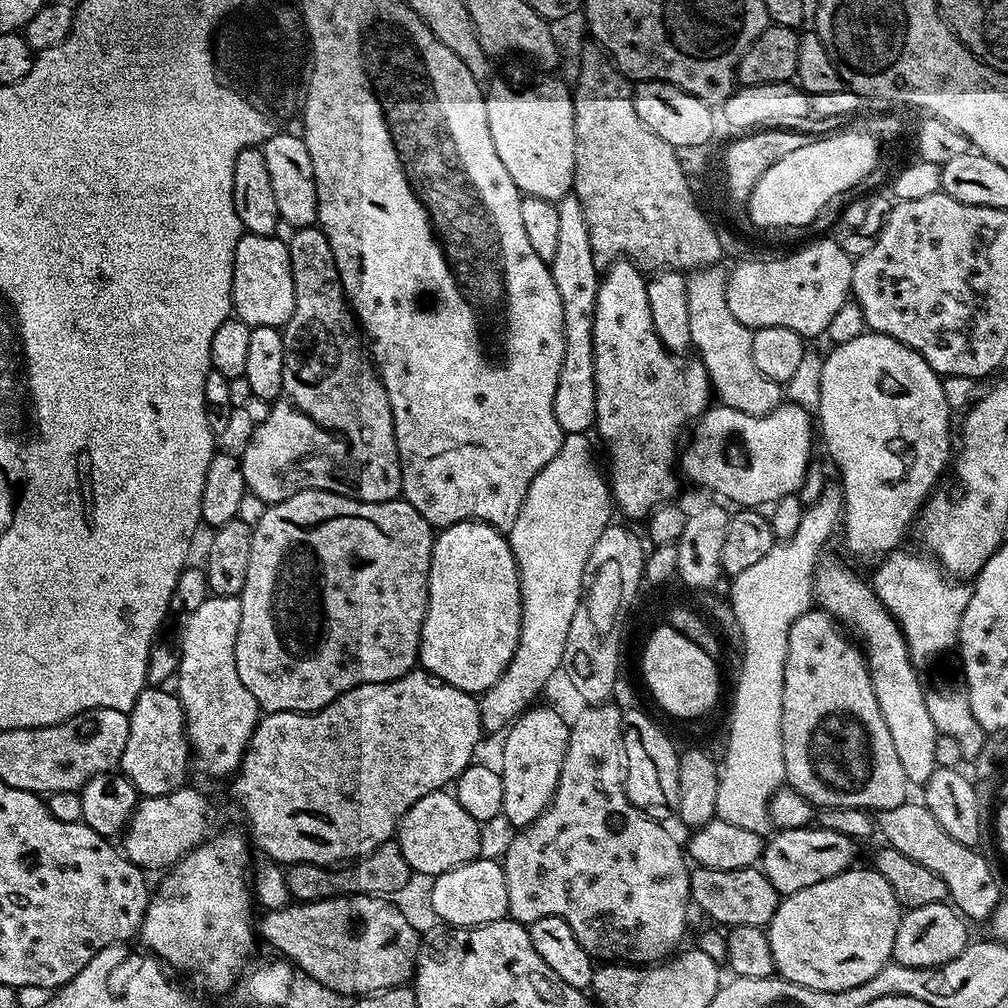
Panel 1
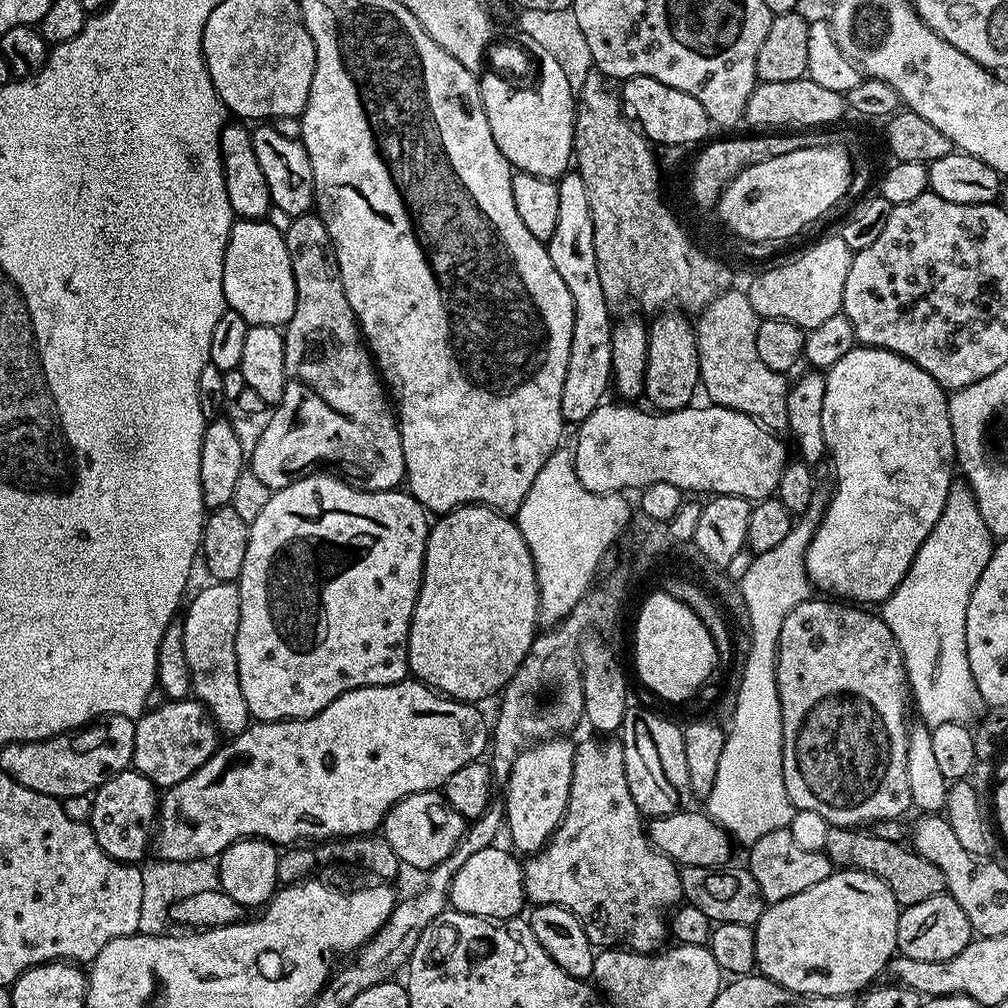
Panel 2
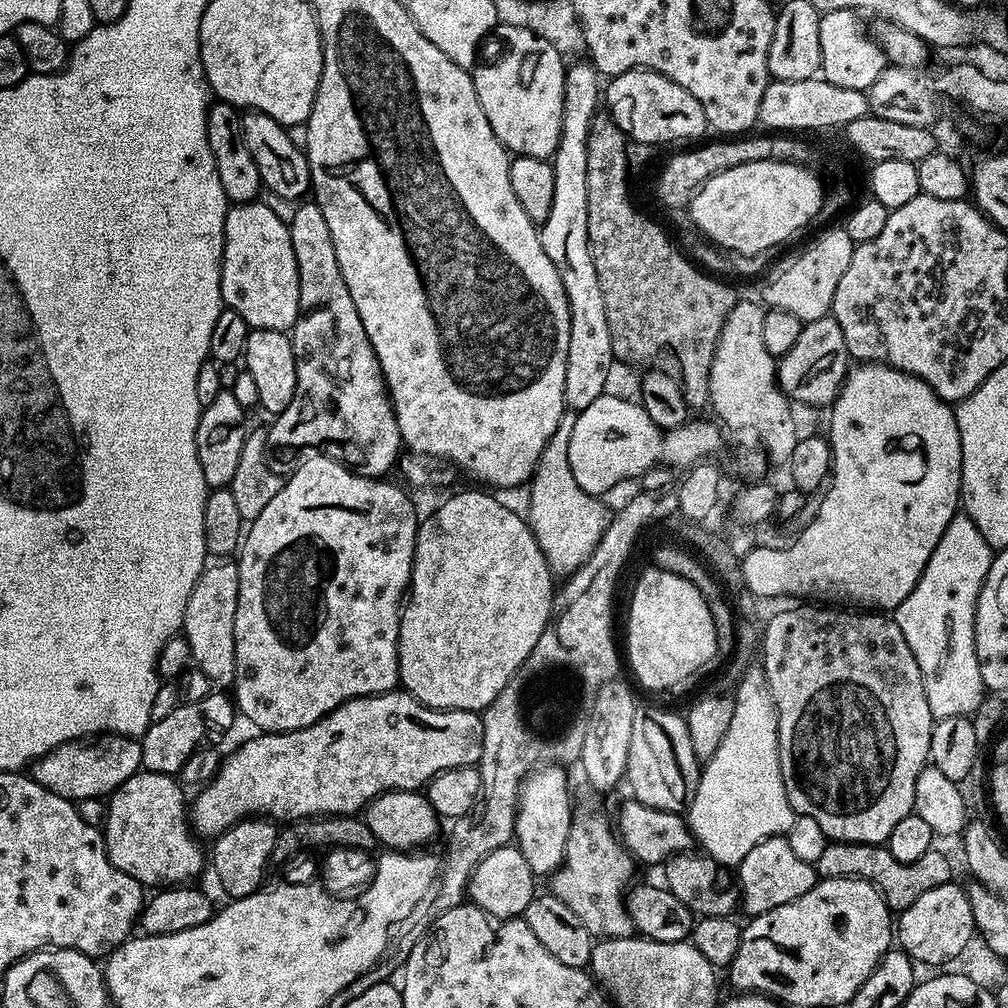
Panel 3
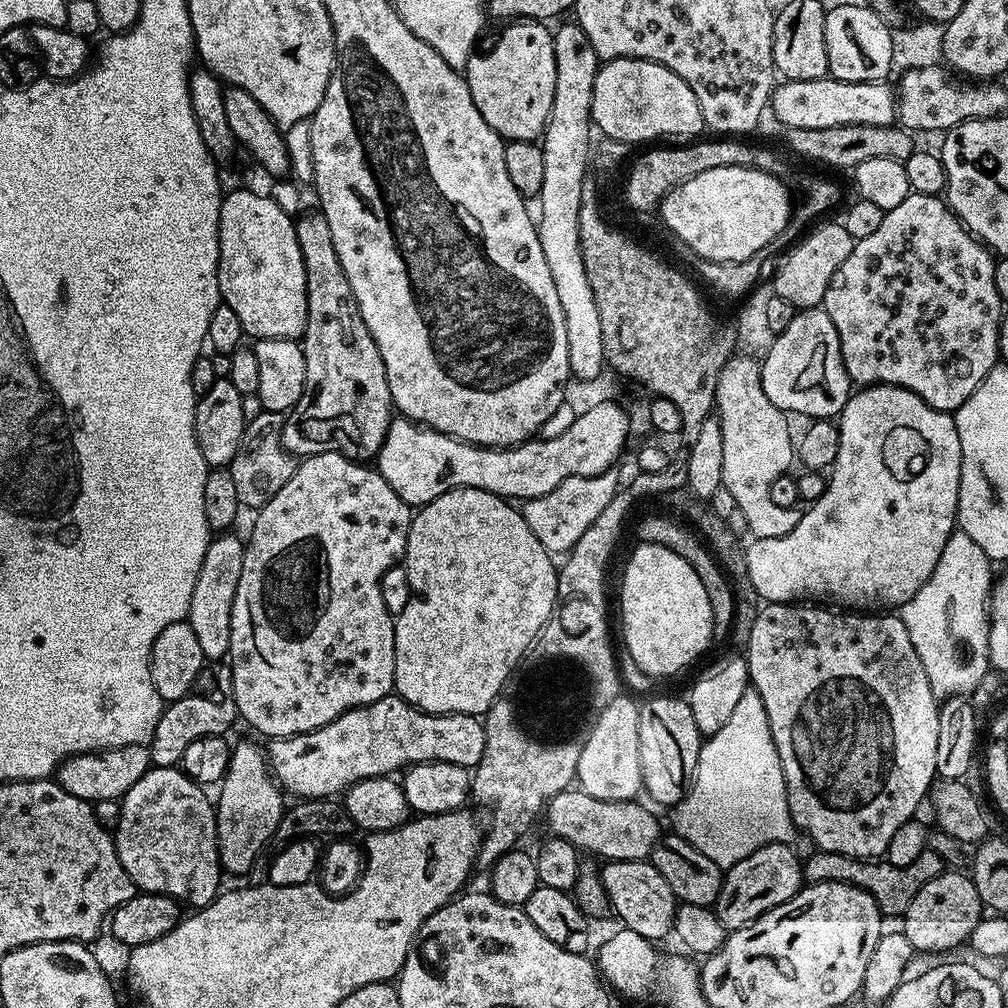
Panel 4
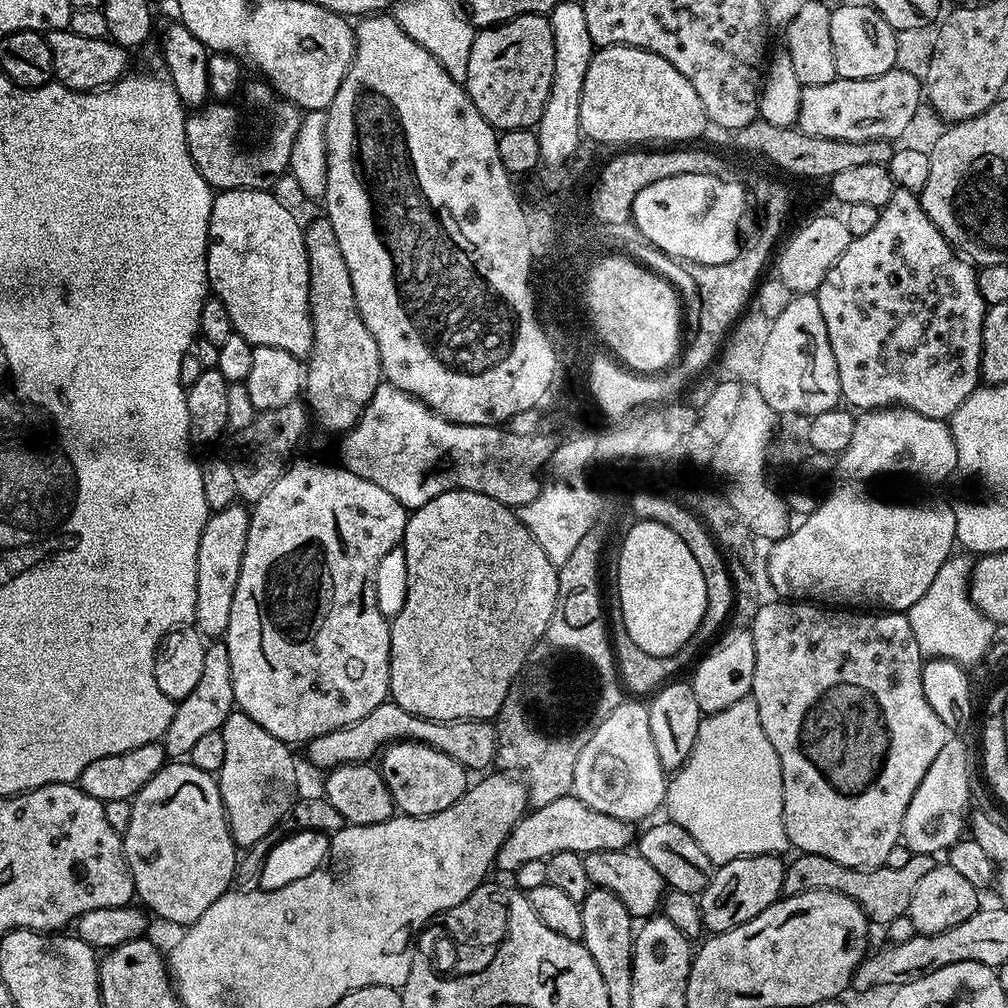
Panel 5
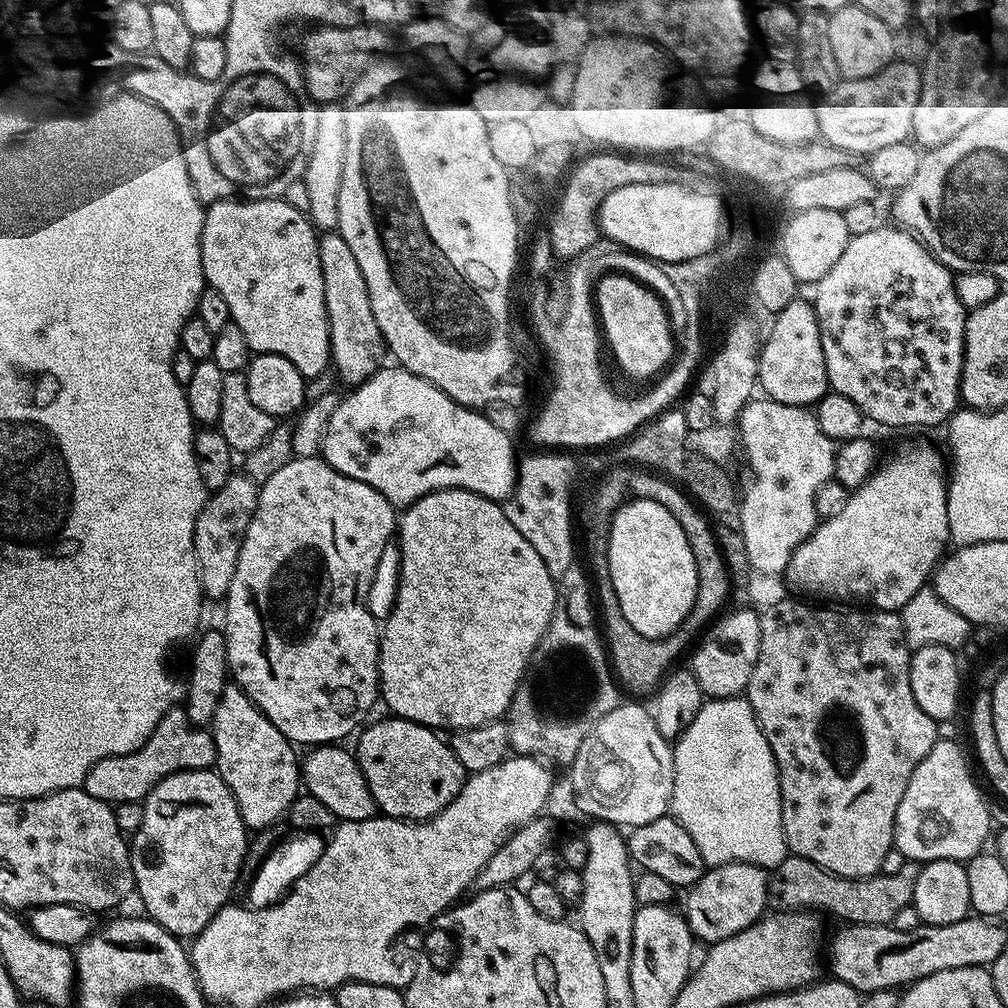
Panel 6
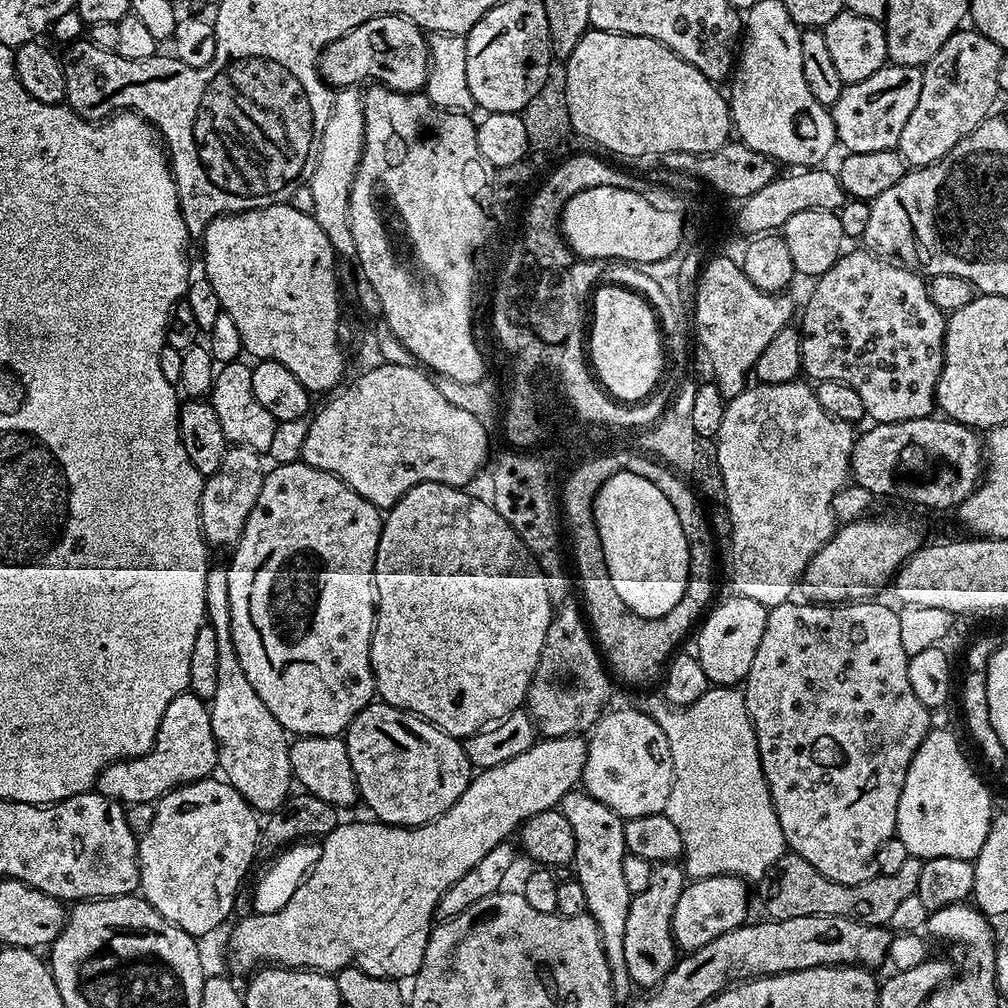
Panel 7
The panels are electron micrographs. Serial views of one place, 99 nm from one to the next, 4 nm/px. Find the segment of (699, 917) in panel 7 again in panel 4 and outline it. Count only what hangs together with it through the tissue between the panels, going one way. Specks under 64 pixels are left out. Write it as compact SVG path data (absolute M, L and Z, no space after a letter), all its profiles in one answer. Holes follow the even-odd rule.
M781 842L762 846L723 873L724 881L714 911L725 930L745 928L762 914L774 910L774 906L782 906L782 902L794 898L794 894L800 891L802 860L801 857L796 857L786 844Z

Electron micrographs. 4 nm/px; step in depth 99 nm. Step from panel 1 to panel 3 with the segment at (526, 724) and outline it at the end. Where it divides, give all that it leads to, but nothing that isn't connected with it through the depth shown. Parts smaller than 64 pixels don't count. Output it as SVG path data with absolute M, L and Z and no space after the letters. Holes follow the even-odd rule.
M545 764L528 773L520 786L520 803L516 806L515 847L526 858L533 876L551 877L564 861L566 842L570 838L574 799L568 793L568 776L559 764Z

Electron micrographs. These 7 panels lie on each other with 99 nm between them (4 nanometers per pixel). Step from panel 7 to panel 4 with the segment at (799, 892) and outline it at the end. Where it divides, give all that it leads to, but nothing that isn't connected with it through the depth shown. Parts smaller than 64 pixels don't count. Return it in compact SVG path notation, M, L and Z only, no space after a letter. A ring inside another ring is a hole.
M819 850L813 851L813 853L813 856L809 860L805 859L802 864L802 876L808 884L821 884L822 882L853 884L855 888L871 894L885 917L903 917L910 902L914 902L914 894L918 894L918 890L922 890L922 886L926 886L926 882L931 882L946 871L946 863L936 850L925 850L908 866L894 866L876 858L856 860L853 856L846 854Z

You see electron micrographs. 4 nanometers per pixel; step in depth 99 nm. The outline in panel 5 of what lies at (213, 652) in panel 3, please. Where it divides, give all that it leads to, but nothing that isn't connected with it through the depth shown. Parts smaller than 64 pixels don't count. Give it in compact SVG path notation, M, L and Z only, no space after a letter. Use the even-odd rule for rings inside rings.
M237 502L221 512L212 512L202 530L202 538L198 542L194 624L204 638L220 638L228 631L230 606L234 606L234 590L238 590L238 574L242 570L246 550L249 519L249 509Z

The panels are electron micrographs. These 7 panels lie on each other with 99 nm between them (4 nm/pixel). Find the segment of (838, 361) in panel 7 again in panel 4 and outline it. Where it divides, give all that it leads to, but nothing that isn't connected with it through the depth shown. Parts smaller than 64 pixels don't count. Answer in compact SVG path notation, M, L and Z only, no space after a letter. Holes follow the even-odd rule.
M909 192L899 206L894 206L894 210L885 212L882 226L878 226L874 234L853 243L850 258L846 258L842 266L838 266L834 278L830 278L830 286L826 286L822 307L830 318L830 322L834 322L834 330L838 330L842 362L846 366L846 374L851 378L853 385L893 384L902 386L918 394L918 398L934 406L934 410L955 413L956 409L962 406L962 402L966 402L966 398L970 398L970 394L978 390L986 374L990 374L990 370L995 368L1000 360L1000 317L1005 315L1006 308L998 294L998 286L994 286L995 269L996 260L993 253L965 228L964 223L952 213L952 209L940 196Z

